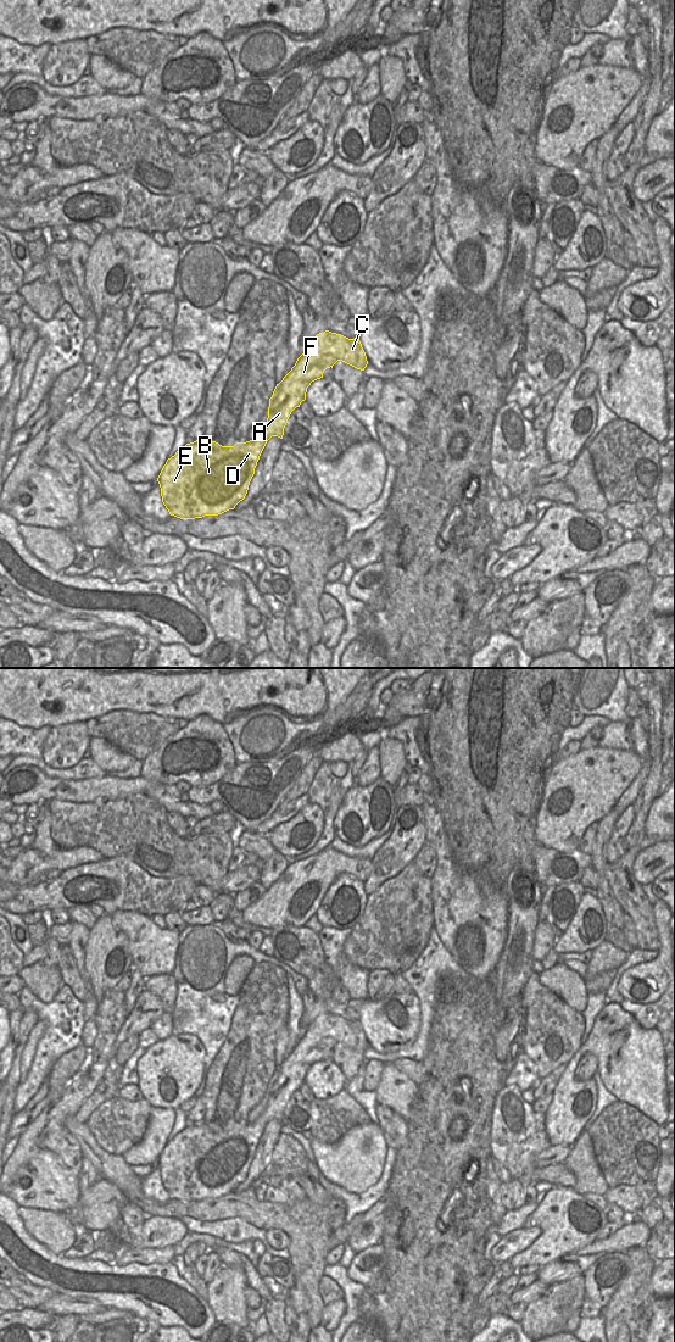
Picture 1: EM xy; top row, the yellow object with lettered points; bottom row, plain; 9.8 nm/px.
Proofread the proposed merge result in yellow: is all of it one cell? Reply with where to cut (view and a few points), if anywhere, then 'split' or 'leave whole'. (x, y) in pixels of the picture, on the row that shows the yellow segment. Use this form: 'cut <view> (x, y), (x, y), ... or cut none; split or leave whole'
cut none; leave whole

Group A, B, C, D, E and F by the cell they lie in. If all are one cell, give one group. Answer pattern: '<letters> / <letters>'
A B C D E F

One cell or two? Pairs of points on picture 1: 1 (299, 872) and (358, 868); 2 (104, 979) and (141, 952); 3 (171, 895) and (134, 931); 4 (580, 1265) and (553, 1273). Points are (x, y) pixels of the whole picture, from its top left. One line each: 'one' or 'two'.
1: one
2: two
3: two
4: one

